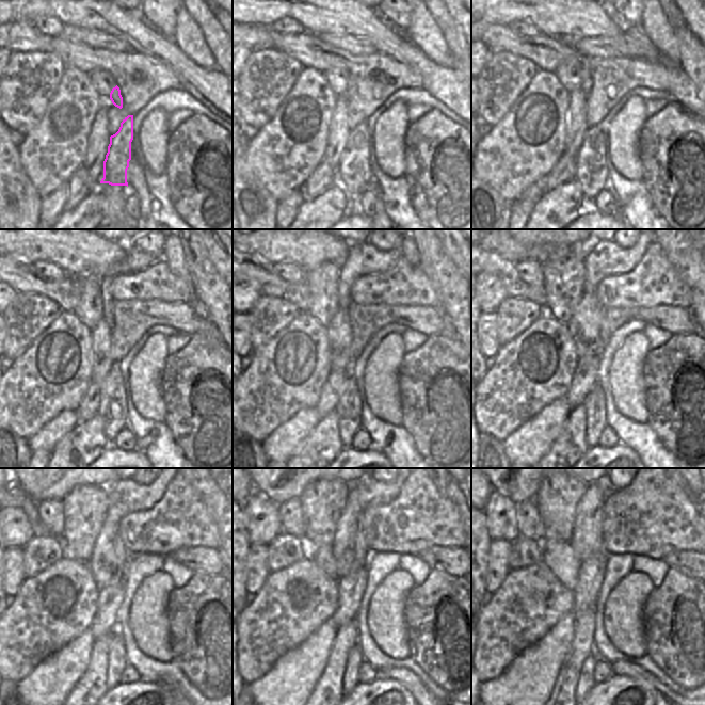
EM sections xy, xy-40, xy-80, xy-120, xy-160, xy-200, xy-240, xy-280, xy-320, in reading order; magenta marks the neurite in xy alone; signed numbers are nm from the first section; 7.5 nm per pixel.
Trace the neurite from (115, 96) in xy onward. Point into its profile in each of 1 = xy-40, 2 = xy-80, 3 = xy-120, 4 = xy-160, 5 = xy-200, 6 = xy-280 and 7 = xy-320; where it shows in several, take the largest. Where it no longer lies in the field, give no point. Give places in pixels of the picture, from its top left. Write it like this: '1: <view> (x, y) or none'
1: xy-40 (350, 91)
2: xy-80 (586, 76)
3: xy-120 (135, 260)
4: xy-160 (363, 258)
5: xy-200 (604, 258)
6: xy-280 (370, 492)
7: xy-320 (607, 490)

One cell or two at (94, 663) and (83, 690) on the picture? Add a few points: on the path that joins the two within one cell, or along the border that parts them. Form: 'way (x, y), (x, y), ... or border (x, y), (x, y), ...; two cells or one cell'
way (94, 670), (94, 678), (90, 684); one cell

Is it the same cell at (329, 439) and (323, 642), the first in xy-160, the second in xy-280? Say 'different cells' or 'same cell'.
different cells

